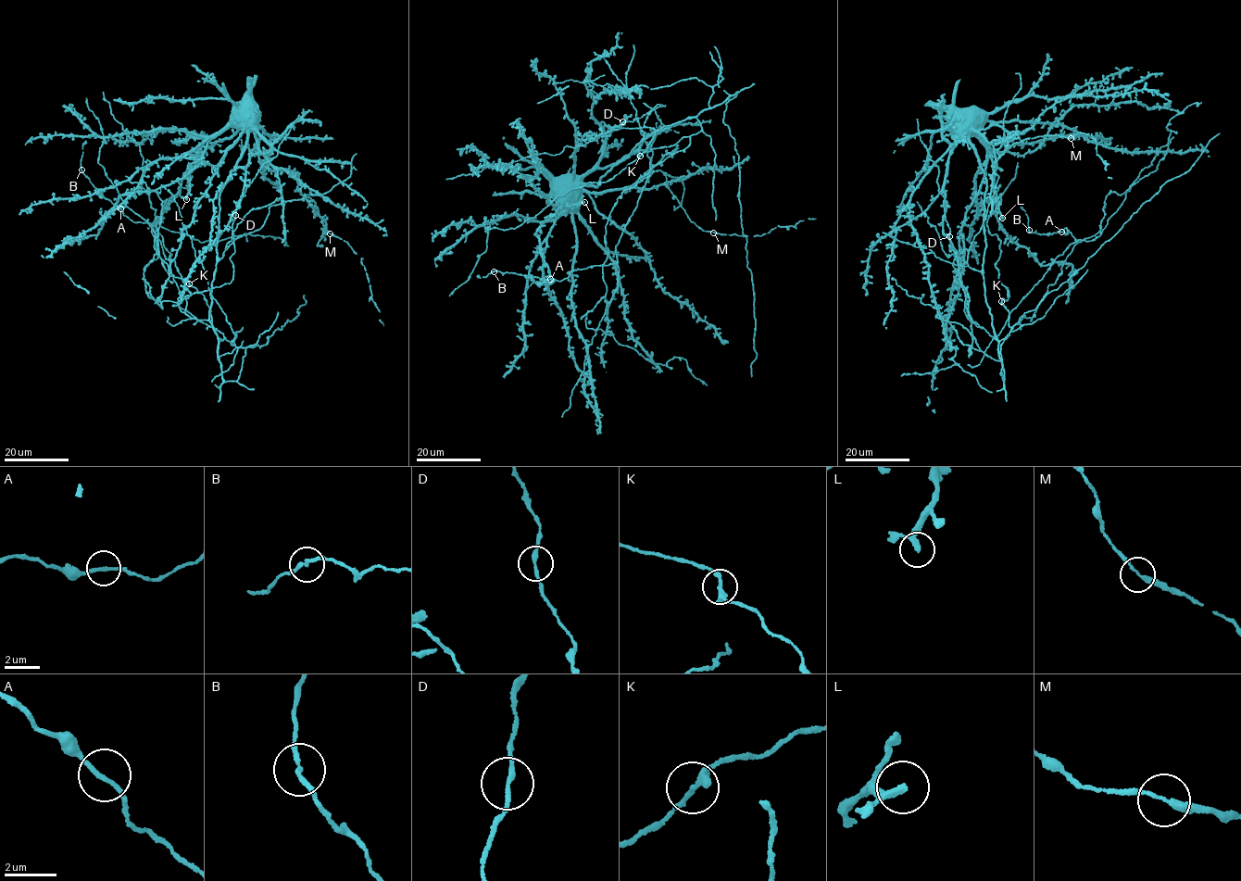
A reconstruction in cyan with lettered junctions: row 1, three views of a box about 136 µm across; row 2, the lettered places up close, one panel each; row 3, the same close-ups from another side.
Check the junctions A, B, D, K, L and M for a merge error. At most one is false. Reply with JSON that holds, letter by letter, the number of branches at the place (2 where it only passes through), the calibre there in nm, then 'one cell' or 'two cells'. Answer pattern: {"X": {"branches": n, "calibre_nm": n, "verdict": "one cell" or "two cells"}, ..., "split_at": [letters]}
{"A": {"branches": 2, "calibre_nm": 170, "verdict": "one cell"}, "B": {"branches": 2, "calibre_nm": 170, "verdict": "one cell"}, "D": {"branches": 2, "calibre_nm": 180, "verdict": "one cell"}, "K": {"branches": 2, "calibre_nm": 260, "verdict": "one cell"}, "L": {"branches": 2, "calibre_nm": 220, "verdict": "one cell"}, "M": {"branches": 2, "calibre_nm": 200, "verdict": "one cell"}, "split_at": []}

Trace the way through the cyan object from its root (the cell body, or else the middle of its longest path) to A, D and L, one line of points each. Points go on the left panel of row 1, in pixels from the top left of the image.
A: (246, 109), (244, 132), (170, 264), (184, 313), (179, 304), (190, 292), (162, 236), (120, 208)
D: (246, 109), (250, 111), (244, 132), (196, 205), (170, 264), (182, 295), (231, 281), (235, 216)
L: (246, 109), (250, 109), (237, 115), (230, 125), (207, 142), (198, 166), (187, 175), (190, 190), (186, 199)

